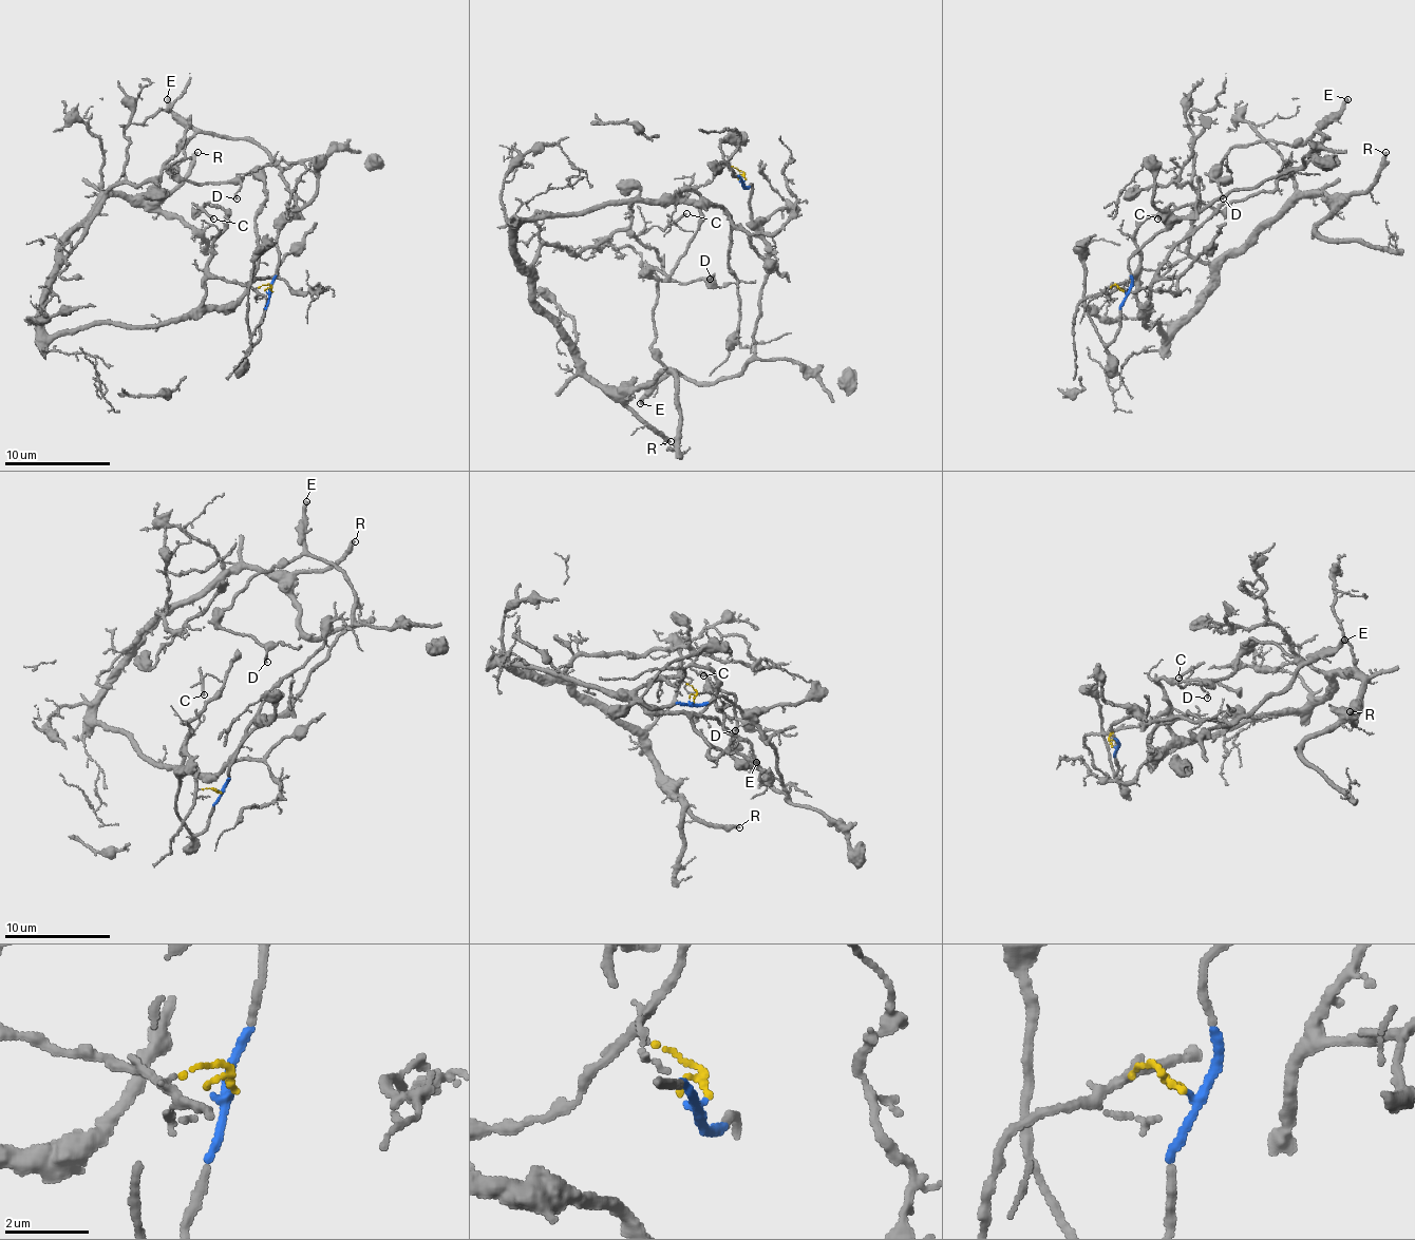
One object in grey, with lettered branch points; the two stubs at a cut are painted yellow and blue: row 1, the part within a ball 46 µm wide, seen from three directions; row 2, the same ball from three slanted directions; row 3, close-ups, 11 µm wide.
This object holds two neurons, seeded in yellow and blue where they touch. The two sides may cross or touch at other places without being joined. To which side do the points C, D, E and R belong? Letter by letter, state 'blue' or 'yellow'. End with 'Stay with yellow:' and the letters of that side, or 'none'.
C: yellow
D: blue
E: blue
R: yellow
Stay with yellow: C, R

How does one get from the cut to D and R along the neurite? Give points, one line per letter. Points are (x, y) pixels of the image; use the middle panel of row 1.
D: (746, 180), (767, 246), (753, 358), (724, 379), (686, 381), (653, 347), (649, 272), (681, 283), (711, 278)
R: (746, 177), (727, 164), (679, 193), (517, 228), (528, 293), (579, 365), (671, 442)

